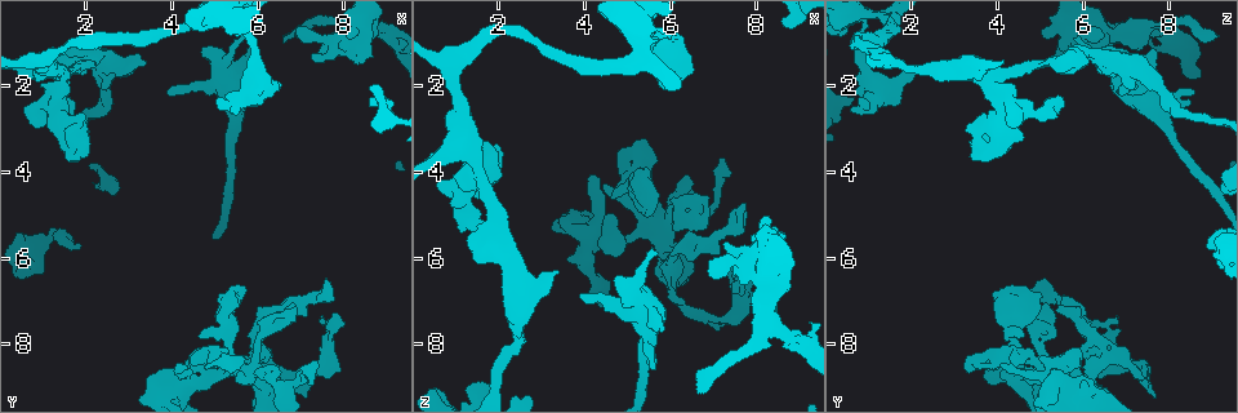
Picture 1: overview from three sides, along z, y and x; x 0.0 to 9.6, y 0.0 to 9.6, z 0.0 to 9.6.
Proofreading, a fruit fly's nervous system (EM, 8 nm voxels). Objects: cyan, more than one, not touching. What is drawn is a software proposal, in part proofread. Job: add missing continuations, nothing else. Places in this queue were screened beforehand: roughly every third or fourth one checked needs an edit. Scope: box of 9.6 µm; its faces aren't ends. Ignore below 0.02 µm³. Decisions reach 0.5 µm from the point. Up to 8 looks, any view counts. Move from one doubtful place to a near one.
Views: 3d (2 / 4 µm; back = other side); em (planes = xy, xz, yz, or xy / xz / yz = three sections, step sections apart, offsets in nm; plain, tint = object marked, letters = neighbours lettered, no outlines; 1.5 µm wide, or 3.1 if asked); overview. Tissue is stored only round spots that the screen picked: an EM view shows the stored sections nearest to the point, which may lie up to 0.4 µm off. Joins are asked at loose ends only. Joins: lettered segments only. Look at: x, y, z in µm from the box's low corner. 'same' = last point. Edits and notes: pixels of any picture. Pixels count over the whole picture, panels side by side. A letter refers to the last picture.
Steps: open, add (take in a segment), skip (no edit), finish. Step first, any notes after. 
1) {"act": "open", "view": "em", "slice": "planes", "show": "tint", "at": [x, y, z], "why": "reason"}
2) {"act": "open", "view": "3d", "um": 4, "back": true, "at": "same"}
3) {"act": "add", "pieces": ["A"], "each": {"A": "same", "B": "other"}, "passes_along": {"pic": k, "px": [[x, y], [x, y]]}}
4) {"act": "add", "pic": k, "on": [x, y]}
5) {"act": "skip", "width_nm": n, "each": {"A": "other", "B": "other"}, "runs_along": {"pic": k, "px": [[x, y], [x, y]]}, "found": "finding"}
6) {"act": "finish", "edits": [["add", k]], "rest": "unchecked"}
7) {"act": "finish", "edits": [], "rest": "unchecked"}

{"act": "open", "view": "em", "slice": "planes", "show": "letters", "at": [5.50, 0.90, 5.80], "why": "free end"}

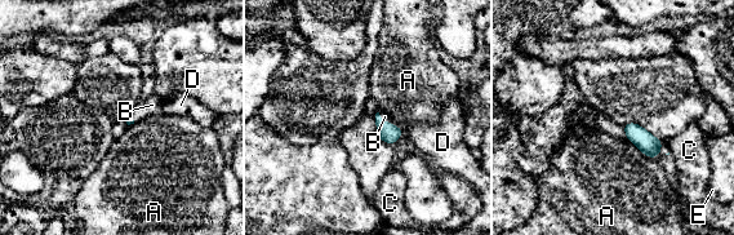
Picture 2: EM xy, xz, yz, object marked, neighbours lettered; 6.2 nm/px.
{"act": "add", "pieces": ["B"], "each": {"A": "other", "B": "same", "C": "other", "D": "other", "E": "other"}, "passes_along": {"pic": 2, "px": [[386, 132], [387, 122], [385, 116]]}, "found": "it goes on there"}

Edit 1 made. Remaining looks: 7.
{"act": "open", "view": "em", "um": 3.1, "slice": "planes", "show": "letters", "at": [3.35, 1.50, 6.35], "why": "stops while still wide"}

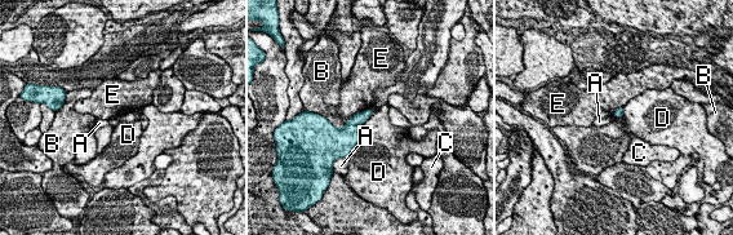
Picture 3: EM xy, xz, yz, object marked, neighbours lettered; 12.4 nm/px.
{"act": "skip", "each": {"A": "other", "B": "other", "C": "other", "D": "other", "E": "other"}, "border": {"pic": 3, "px": [[360, 134], [350, 154]]}, "found": "none of them fits"}

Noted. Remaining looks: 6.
{"act": "open", "view": "3d", "um": 4, "at": [6.30, 8.70, 4.05], "why": "free end"}

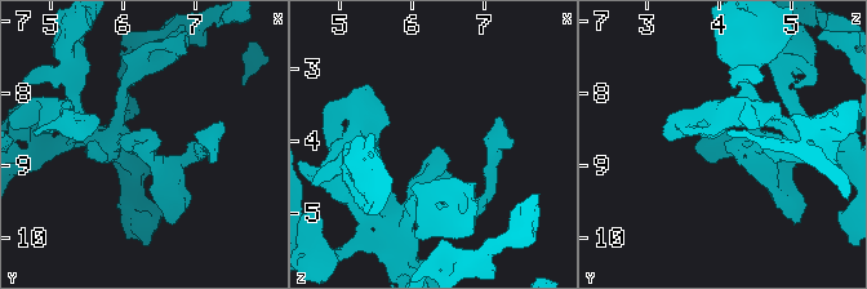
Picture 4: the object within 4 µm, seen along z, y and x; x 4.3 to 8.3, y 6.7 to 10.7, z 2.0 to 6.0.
{"act": "open", "view": "em", "slice": "planes", "show": "letters", "at": [6.30, 8.65, 4.10]}

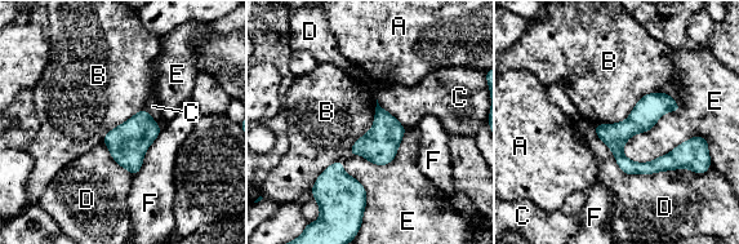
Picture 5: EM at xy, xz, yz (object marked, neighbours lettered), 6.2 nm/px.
{"act": "skip", "longest_contact_nm": ["D", 550], "each": {"A": "other", "B": "other", "C": "other", "D": "other", "E": "other", "F": "other"}, "found": "no lettered segment goes on from it"}

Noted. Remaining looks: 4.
{"act": "open", "view": "3d", "um": 2, "at": [4.10, 8.50, 4.10], "why": "tapers out"}

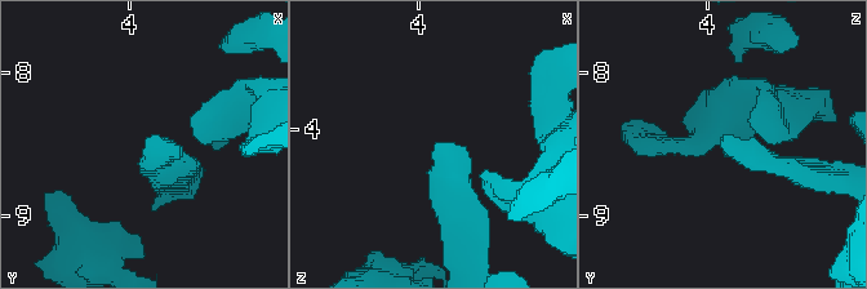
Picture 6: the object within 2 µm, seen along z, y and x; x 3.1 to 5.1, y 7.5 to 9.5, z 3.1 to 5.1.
{"act": "open", "view": "em", "um": 3.1, "slice": "yz", "step": 8, "show": "tint", "at": [4.08, 8.46, 4.10], "why": "need the tissue"}

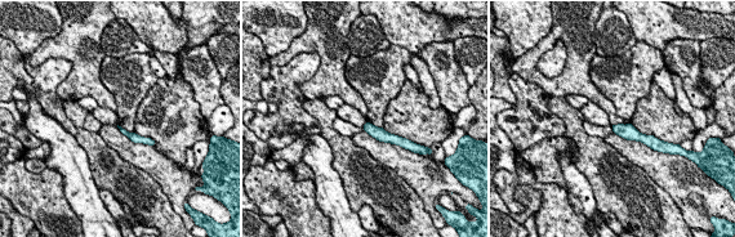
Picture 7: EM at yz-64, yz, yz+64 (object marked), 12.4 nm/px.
{"act": "open", "view": "em", "um": 3.1, "slice": "yz", "step": 8, "show": "letters", "at": "same"}

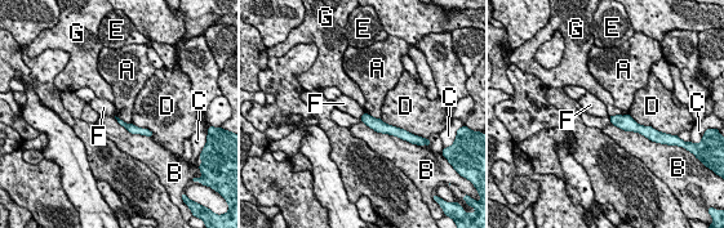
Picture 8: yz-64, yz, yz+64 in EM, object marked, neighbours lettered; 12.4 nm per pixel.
{"act": "skip", "each": {"A": "other", "B": "other", "C": "other", "D": "other", "E": "other", "F": "other", "G": "other"}, "border": {"pic": 8, "px": [[115, 115], [125, 123], [132, 123]]}, "found": "none of them fits"}

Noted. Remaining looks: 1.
{"act": "finish", "edits": [["add", 2]], "rest": "unchecked"}

